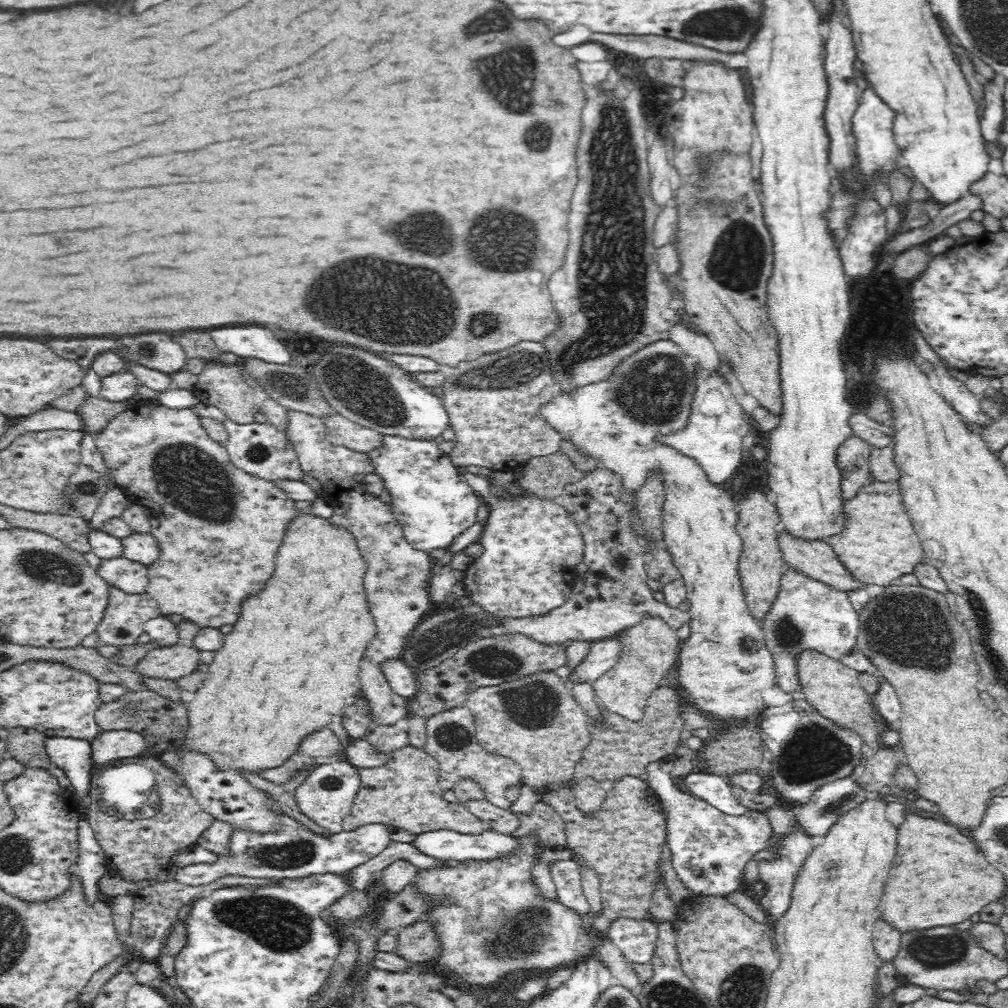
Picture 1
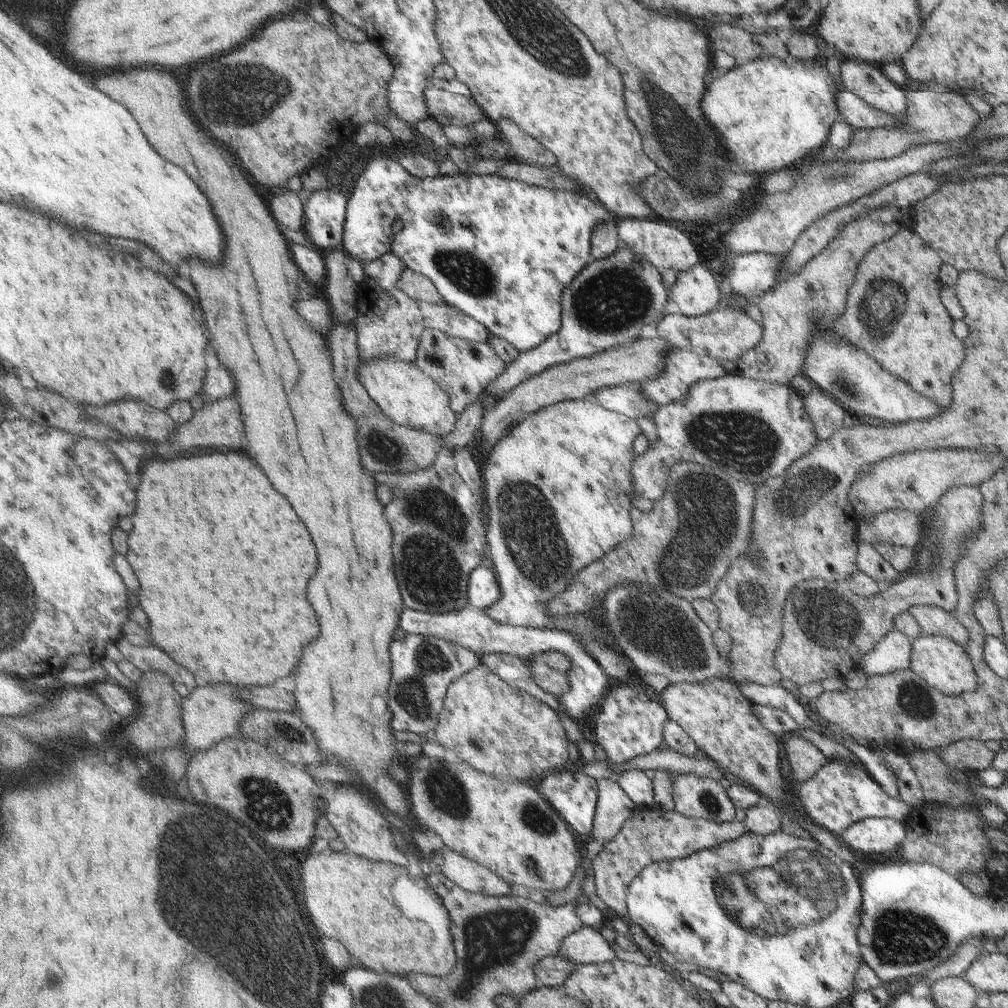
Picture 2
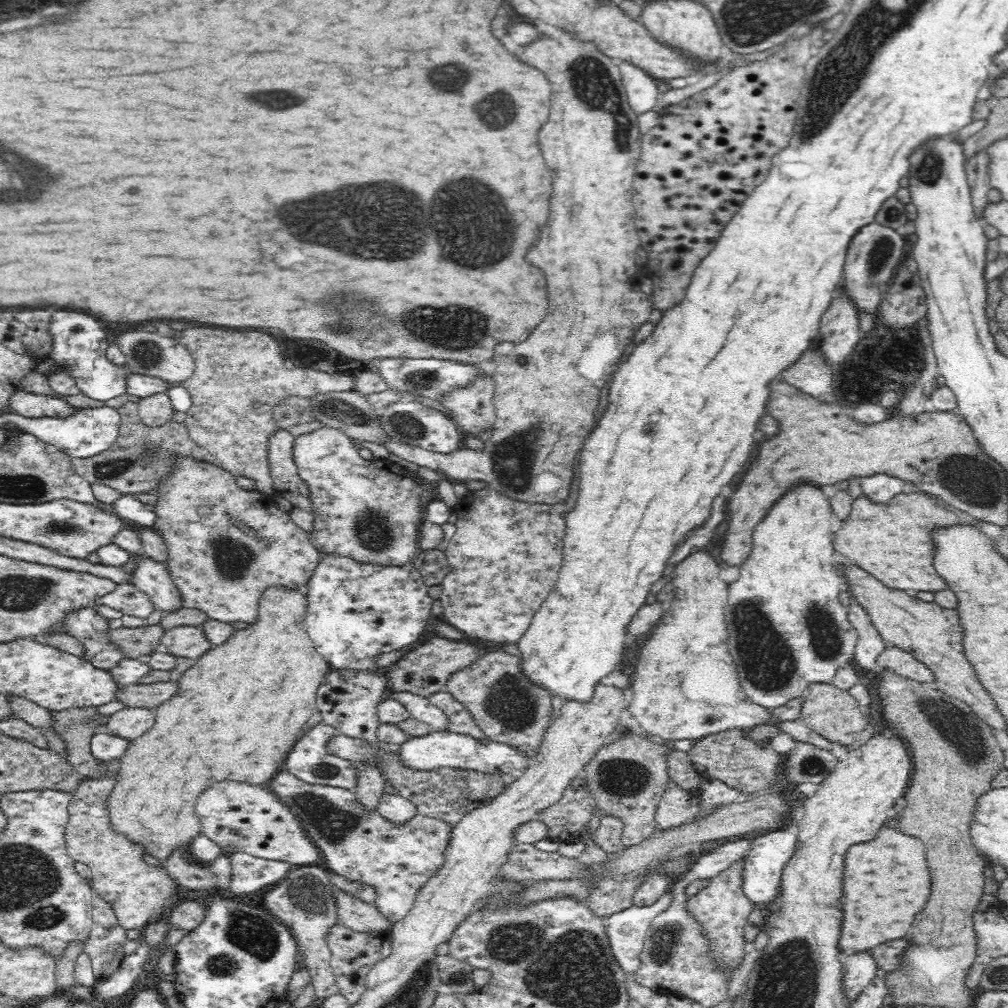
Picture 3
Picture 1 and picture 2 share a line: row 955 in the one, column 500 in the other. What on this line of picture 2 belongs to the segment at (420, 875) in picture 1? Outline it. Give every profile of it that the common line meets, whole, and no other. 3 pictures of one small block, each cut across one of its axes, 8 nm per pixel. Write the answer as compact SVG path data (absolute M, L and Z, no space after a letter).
M572 399L556 404L551 404L546 408L539 411L533 411L521 423L514 424L506 434L493 446L492 450L487 454L488 458L484 462L481 474L483 474L483 482L485 483L485 502L487 506L487 529L486 529L486 542L488 557L491 561L491 570L495 576L496 584L499 590L499 599L485 610L487 618L491 618L497 624L504 624L507 626L520 626L520 627L535 627L547 628L547 630L569 630L571 634L575 634L582 640L583 646L590 652L594 663L598 663L600 667L612 679L618 681L628 680L634 677L630 670L630 664L627 658L610 644L608 637L602 630L598 619L598 613L583 612L573 613L572 615L559 615L559 618L551 618L551 612L547 608L548 602L555 596L565 591L574 577L581 571L587 568L593 561L597 561L604 554L610 552L614 546L619 542L626 541L631 536L631 521L630 509L631 498L635 496L635 486L631 482L631 464L634 459L633 444L637 439L638 434L641 434L639 426L636 424L635 419L629 418L627 415L616 413L606 407L599 405L592 400L578 400Z

